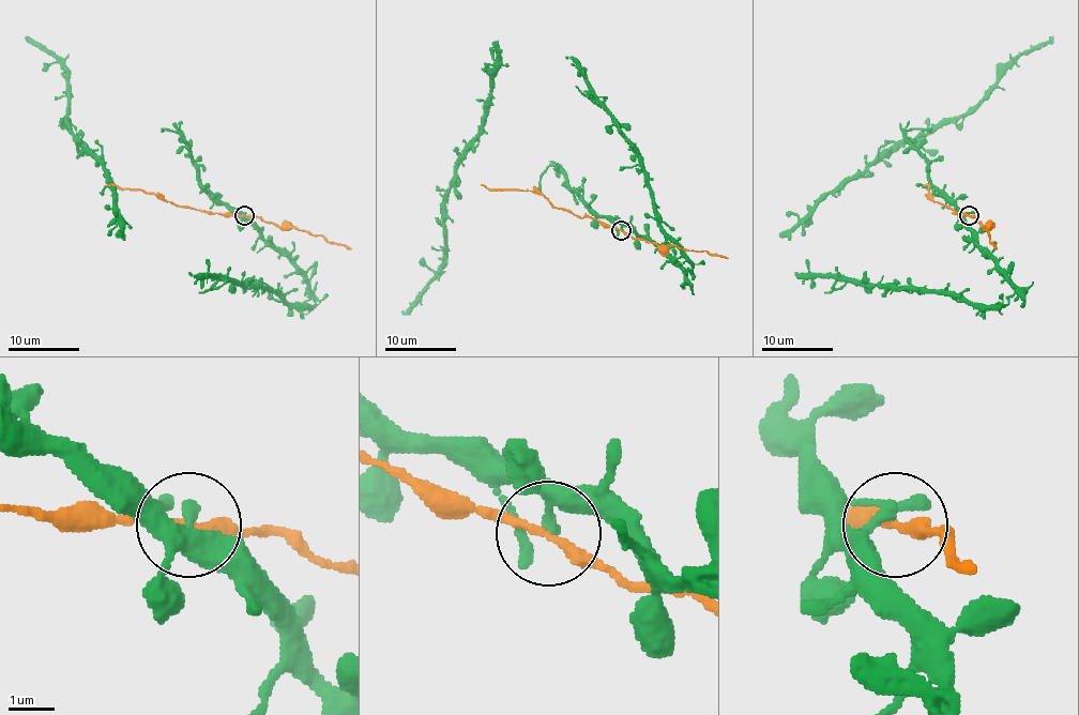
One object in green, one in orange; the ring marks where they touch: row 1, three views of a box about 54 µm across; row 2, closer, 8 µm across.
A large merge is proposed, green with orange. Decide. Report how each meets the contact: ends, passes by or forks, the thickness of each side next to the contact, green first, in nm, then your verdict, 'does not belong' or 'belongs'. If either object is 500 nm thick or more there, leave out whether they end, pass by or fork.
green passes by; orange passes by; 240 nm thick on the green side, 220 nm on the other; belongs

